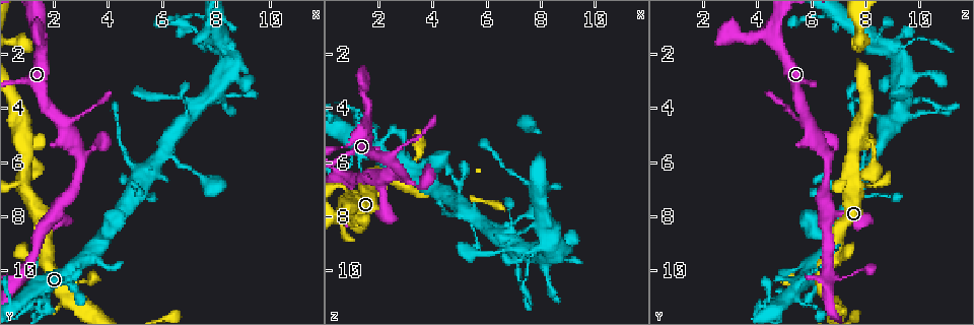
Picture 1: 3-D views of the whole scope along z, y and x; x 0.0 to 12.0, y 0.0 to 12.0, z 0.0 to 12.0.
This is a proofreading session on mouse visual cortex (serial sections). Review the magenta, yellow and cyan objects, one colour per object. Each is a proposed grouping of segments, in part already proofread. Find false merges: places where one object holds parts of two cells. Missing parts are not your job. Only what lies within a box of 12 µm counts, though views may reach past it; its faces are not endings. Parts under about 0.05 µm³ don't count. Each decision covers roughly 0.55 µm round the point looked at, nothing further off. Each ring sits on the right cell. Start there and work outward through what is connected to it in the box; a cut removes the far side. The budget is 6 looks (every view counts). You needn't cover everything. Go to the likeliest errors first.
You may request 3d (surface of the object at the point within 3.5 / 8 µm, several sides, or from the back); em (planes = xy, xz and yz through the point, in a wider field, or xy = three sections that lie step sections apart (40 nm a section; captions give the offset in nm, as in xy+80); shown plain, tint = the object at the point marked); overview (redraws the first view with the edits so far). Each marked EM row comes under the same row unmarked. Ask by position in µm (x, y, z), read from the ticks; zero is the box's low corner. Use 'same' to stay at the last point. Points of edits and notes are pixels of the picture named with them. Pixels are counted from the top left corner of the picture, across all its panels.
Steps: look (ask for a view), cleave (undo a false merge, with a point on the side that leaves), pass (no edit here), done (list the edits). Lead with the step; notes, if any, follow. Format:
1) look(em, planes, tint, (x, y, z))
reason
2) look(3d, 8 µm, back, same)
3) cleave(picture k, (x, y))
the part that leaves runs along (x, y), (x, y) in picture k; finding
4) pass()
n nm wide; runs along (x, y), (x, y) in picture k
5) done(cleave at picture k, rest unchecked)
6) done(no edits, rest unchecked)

look(3d, 3.5 µm, (0.9, 6.8, 7.6))
sharp bend

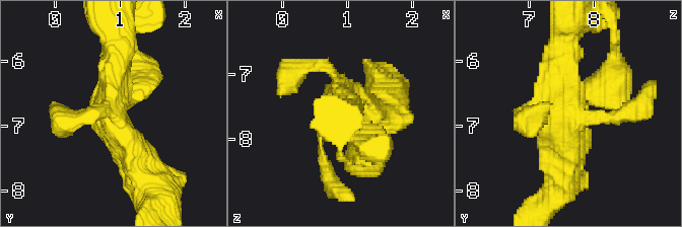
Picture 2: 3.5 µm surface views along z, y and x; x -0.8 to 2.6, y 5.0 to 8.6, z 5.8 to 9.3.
look(em, xy, step 3, tint, (0.85, 6.90, 7.60))
shape alone is not enough

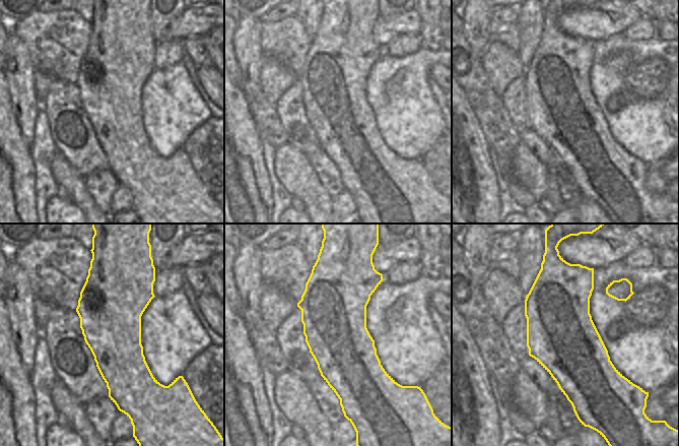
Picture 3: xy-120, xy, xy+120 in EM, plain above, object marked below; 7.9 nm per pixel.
pass()
runs along (147, 174), (110, 119), (116, 54) in picture 2; all the same cell

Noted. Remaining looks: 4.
look(3d, 3.5 µm, (7.0, 3.8, 9.3))
two arms at a narrow angle

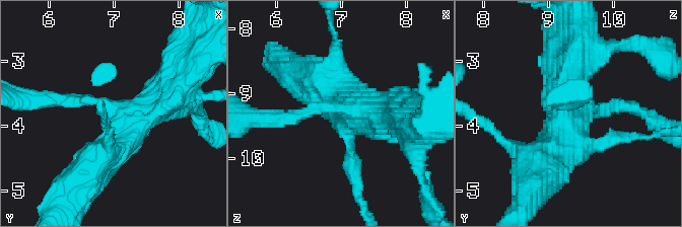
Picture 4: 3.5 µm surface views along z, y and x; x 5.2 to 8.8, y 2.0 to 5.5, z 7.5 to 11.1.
look(em, planes, tint, (7.05, 3.80, 9.20))

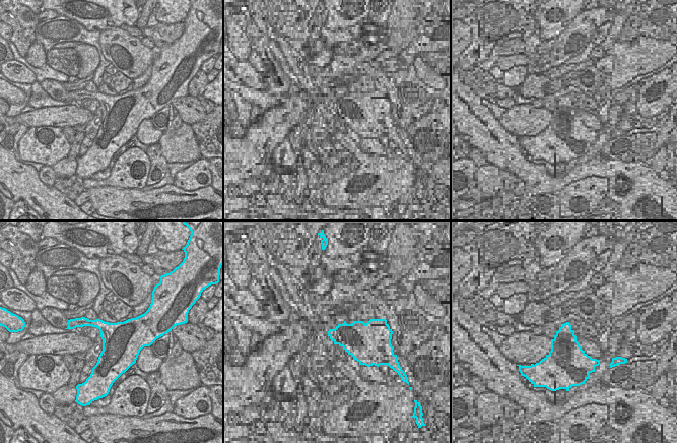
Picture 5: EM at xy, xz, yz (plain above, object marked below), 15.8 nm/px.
look(em, xy, step 3, tint, same)

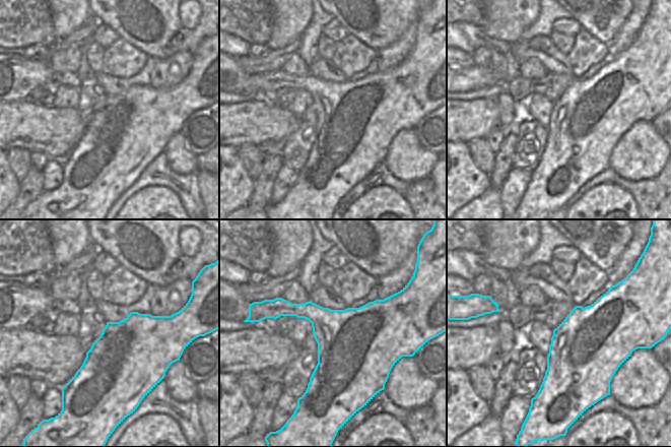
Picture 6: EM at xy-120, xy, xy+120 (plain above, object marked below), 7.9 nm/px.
pass()
runs along (87, 173), (178, 80) in picture 4; one cell here

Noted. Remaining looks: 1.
done(no edits, rest unchecked)

